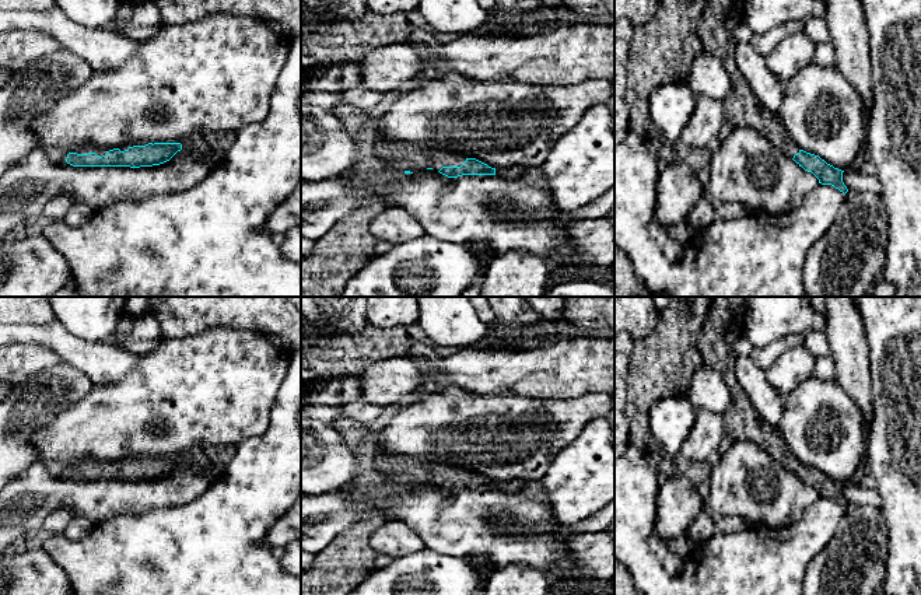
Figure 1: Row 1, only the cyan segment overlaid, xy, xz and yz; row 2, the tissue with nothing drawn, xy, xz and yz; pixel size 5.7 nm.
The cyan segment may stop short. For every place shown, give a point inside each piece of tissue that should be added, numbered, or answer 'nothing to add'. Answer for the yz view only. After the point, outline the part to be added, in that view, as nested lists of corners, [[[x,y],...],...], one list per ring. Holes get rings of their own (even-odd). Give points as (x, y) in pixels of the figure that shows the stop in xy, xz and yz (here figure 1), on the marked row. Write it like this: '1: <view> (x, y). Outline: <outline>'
1: yz (720, 17). Outline: [[[708,0],[698,24],[703,50],[718,57],[729,76],[732,88],[722,101],[725,119],[733,127],[747,126],[763,134],[788,158],[799,153],[784,123],[764,109],[740,74],[735,62],[739,43],[733,29],[745,20],[745,0]]]

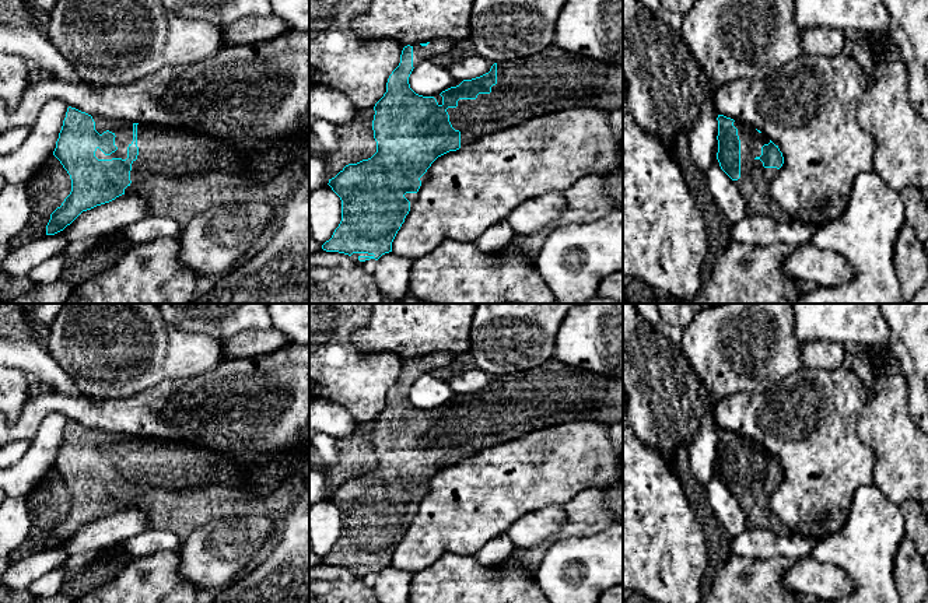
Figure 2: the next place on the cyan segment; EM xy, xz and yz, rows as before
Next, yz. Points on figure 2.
1: yz (755, 179). Outline: [[[735,120],[733,126],[740,140],[740,178],[733,183],[745,200],[747,215],[788,220],[788,213],[770,194],[770,183],[780,169],[764,168],[759,159],[761,147],[770,140],[747,125]]]

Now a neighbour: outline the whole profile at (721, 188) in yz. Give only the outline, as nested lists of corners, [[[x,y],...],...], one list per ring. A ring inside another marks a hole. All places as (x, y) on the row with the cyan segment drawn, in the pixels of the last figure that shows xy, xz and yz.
[[[718,159],[704,173],[705,187],[731,225],[745,218],[747,215],[745,200],[733,180],[721,169]]]

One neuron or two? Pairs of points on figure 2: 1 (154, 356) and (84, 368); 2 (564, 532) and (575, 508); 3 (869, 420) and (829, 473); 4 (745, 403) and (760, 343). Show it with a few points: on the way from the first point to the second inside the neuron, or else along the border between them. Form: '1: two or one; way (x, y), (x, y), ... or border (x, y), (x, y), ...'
1: one; way (137, 356), (101, 356)
2: one; way (570, 526), (575, 521), (575, 514)
3: two; border (865, 403), (857, 435), (872, 451), (874, 465)
4: two; border (778, 381), (763, 391), (739, 391), (715, 400)

